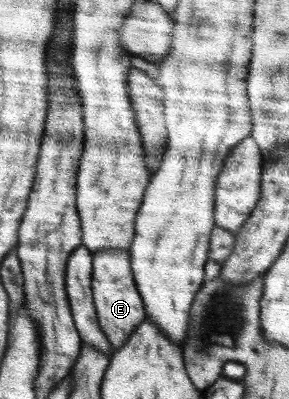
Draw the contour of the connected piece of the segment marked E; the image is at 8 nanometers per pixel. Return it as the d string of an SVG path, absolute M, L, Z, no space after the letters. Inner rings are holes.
M103 249L95 254L95 276L93 288L96 297L96 306L100 315L101 326L109 335L111 350L124 348L128 344L129 337L137 330L137 327L147 318L147 312L143 305L143 299L135 285L131 272L130 249Z

